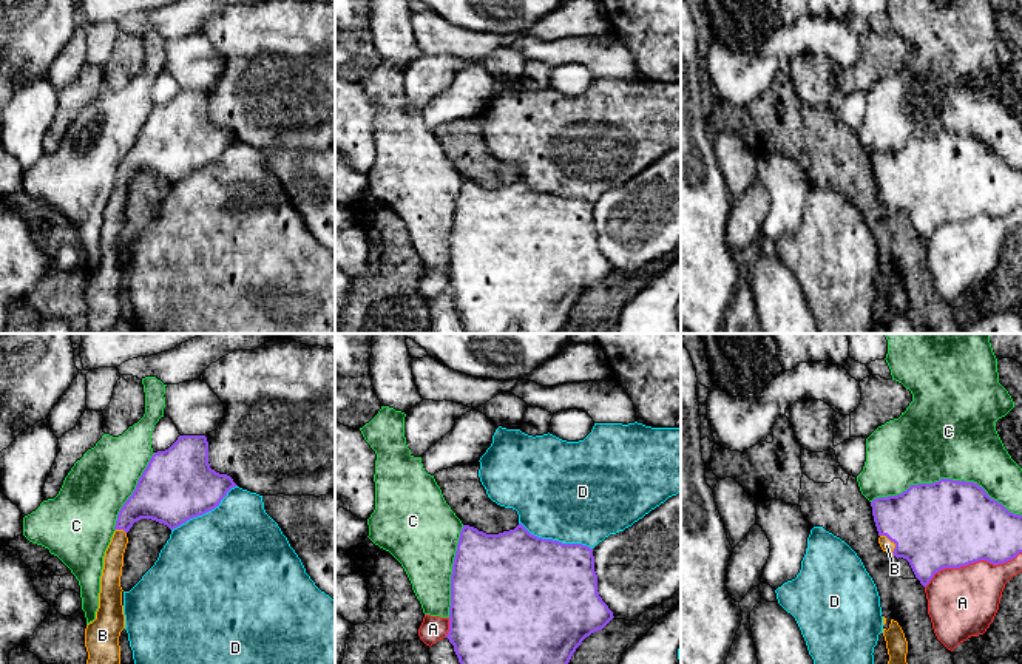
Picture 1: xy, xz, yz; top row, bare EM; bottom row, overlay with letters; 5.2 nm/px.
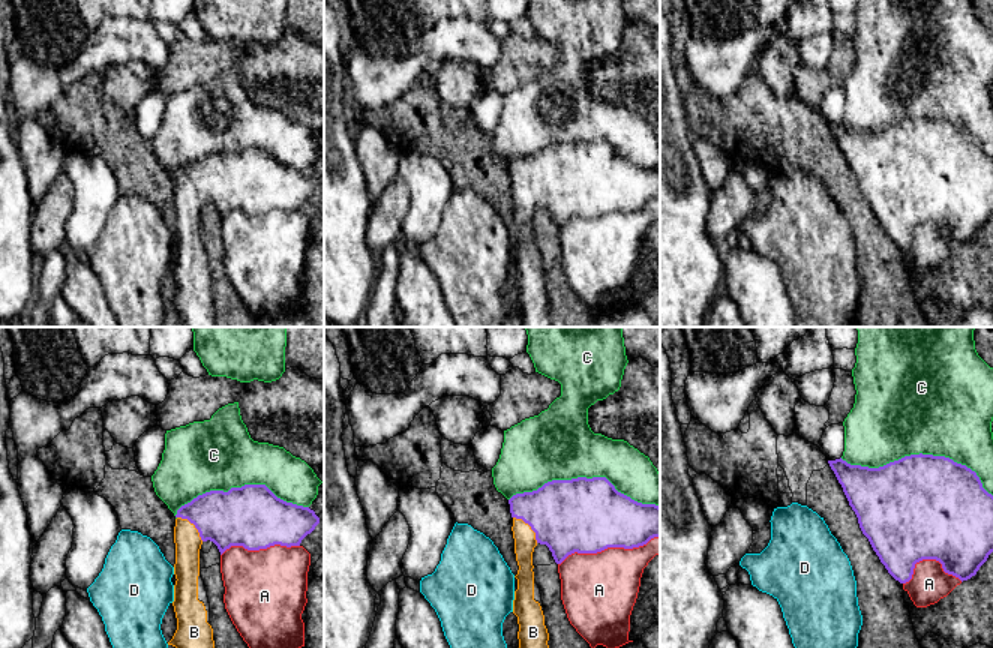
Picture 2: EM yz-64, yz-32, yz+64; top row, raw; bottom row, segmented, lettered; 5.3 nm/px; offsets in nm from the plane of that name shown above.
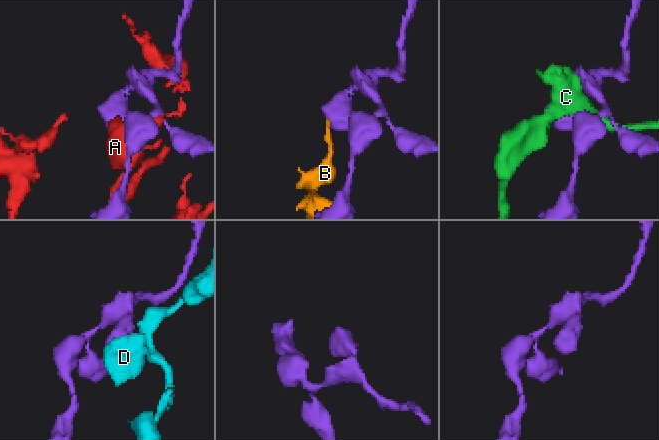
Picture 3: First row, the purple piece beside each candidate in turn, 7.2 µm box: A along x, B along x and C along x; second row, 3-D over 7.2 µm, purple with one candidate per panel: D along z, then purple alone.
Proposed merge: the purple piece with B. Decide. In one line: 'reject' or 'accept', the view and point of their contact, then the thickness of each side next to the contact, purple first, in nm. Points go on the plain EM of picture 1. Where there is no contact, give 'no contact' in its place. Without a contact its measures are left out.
accept | yz (893, 195) | 460/70 nm

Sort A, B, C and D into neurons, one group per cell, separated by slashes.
A / B / C / D

